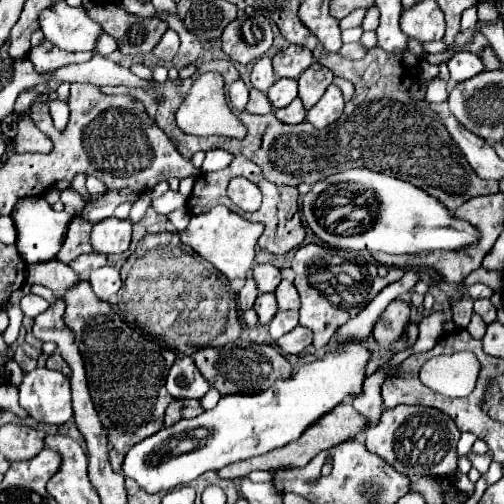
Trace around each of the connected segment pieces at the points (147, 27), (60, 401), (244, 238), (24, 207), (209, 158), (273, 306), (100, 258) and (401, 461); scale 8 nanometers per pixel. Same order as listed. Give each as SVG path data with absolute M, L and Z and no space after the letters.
M114 3L96 5L88 11L88 15L92 21L102 25L104 33L116 39L118 51L130 57L142 57L150 53L168 29L166 21L158 17L132 15Z
M36 367L24 375L18 391L20 405L40 423L64 425L72 417L70 379L60 371Z
M218 205L210 209L204 215L194 215L188 223L188 227L180 233L180 239L184 245L190 245L198 255L202 255L206 261L210 261L218 271L222 271L228 279L246 279L246 275L252 269L254 261L254 249L258 243L258 237L262 235L264 225L246 221L238 213L230 211L224 205Z
M24 197L24 201L18 199L16 209L12 209L12 221L18 231L16 247L20 257L24 257L26 263L46 263L56 257L60 251L60 245L64 243L64 233L68 231L68 219L72 219L66 211L54 211L44 197Z
M208 151L202 164L202 173L216 172L224 169L232 161L232 154L227 151Z
M260 293L256 303L254 303L254 309L256 309L258 317L260 317L260 323L268 323L278 311L276 295L274 293Z
M84 253L80 257L76 257L70 267L80 275L80 277L86 277L90 271L94 269L100 269L106 265L106 255L102 253Z
M398 405L394 409L386 409L378 425L366 429L364 445L410 479L418 479L422 475L448 477L458 469L458 437L460 431L446 413L424 405Z

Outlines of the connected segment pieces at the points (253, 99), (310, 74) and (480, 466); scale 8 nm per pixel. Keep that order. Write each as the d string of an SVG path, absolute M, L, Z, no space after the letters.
M252 89L250 91L250 101L246 105L246 111L266 115L266 113L272 113L272 105L270 105L270 101L268 101L268 97L264 93L260 93L258 89Z
M312 63L310 69L298 77L298 97L302 99L306 109L318 103L318 99L324 95L332 79L332 71L320 63Z
M470 451L466 457L470 459L472 467L474 467L474 469L478 469L482 475L488 471L488 465L490 465L490 457L488 457L488 455L476 455L476 453L472 453L472 451Z

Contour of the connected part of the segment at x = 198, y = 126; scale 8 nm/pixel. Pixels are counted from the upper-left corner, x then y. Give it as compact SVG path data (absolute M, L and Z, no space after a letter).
M216 72L204 73L194 81L190 95L184 99L184 103L180 105L176 113L176 123L184 133L190 133L190 135L224 135L224 137L242 139L246 133L246 127L238 121L238 117L226 105L224 79Z

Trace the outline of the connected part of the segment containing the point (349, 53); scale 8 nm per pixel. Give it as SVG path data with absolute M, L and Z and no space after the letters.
M358 41L358 43L348 43L348 45L344 45L342 51L340 51L340 55L344 55L346 59L360 59L360 57L364 57L368 51L370 51L370 49L366 49L366 47Z

